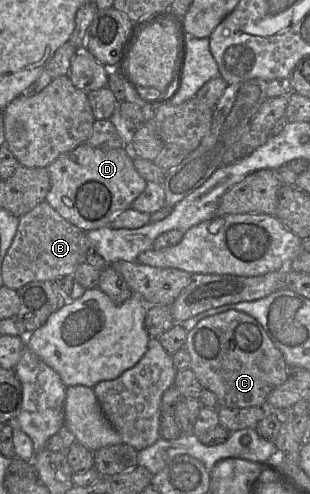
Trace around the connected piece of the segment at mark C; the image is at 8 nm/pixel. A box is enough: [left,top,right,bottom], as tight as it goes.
[184,310,289,407]

